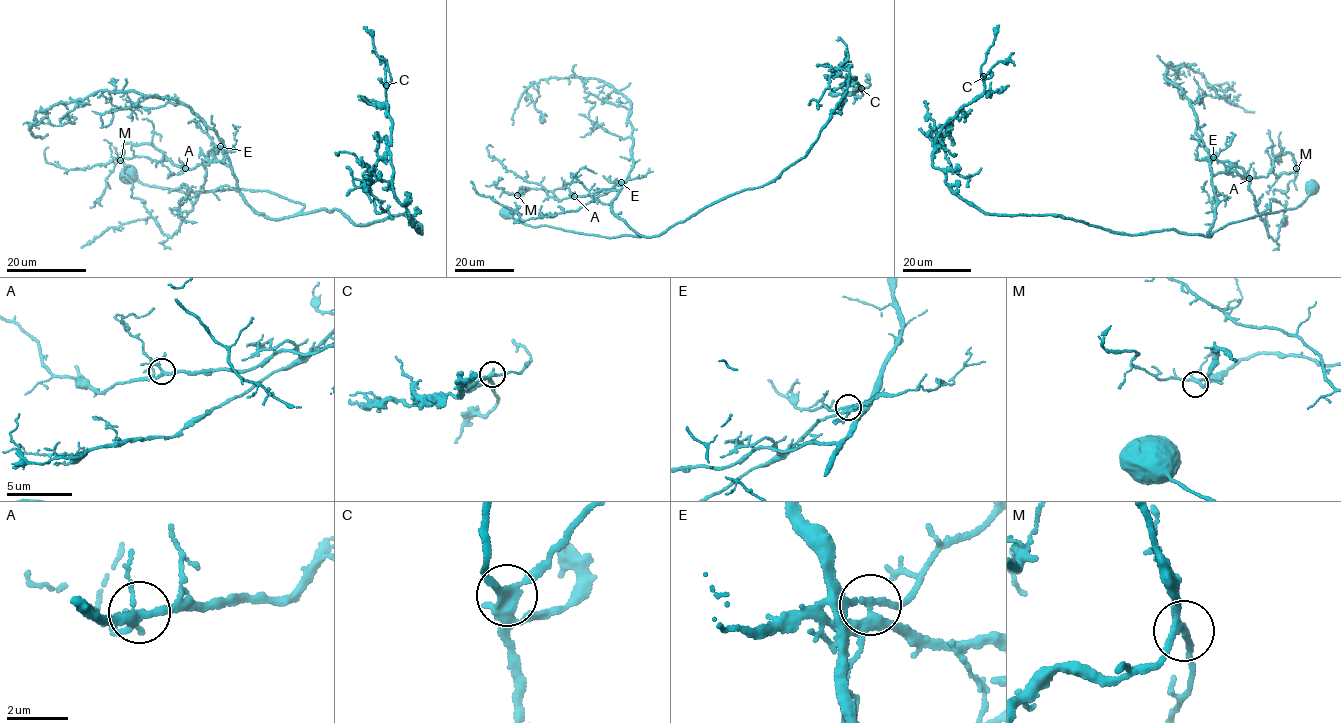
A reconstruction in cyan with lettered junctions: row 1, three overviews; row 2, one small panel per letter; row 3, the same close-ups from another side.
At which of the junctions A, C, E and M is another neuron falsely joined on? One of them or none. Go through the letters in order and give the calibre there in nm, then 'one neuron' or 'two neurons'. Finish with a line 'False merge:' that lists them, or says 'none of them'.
A: 240 nm | one neuron
C: 300 nm | one neuron
E: 260 nm | two neurons
M: 200 nm | one neuron
False merge: E

